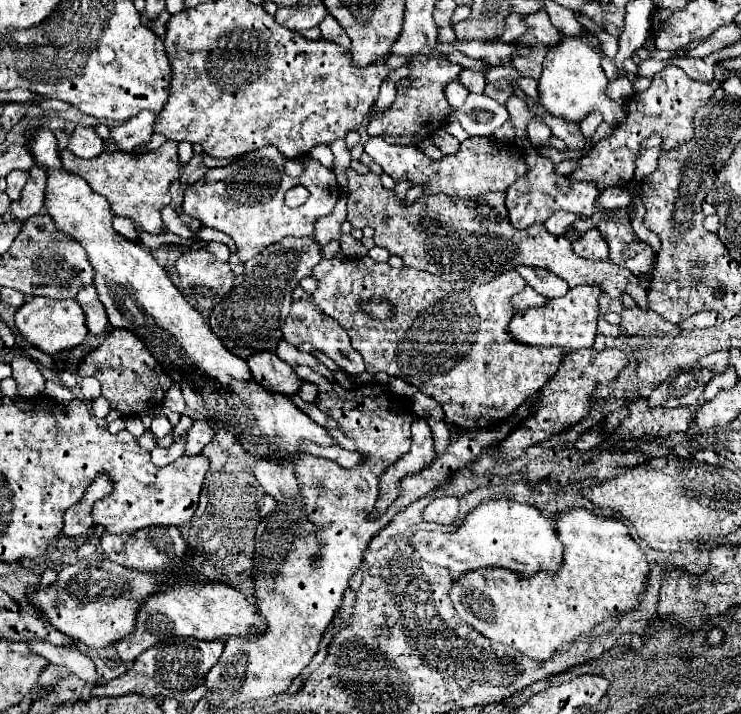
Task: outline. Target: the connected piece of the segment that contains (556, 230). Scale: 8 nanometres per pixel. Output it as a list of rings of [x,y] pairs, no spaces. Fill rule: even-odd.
[[[557,212],[557,214],[553,214],[547,222],[545,222],[545,228],[551,232],[551,234],[555,234],[555,236],[561,236],[561,234],[565,234],[565,230],[571,226],[571,222],[575,222],[577,218],[573,218],[573,214],[569,214],[569,212]]]

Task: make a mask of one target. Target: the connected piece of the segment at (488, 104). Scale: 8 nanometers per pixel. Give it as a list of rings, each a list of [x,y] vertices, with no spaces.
[[[469,94],[461,110],[457,110],[457,118],[471,136],[491,136],[507,122],[509,112],[485,94]]]

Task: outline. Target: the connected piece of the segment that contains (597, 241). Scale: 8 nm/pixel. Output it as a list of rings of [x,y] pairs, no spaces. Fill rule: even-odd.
[[[587,230],[581,238],[572,244],[573,251],[587,260],[607,260],[609,246],[601,240],[597,230]]]

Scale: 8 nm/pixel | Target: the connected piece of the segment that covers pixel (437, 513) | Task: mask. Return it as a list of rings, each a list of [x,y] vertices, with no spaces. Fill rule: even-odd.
[[[437,498],[425,508],[423,518],[427,522],[451,526],[455,522],[457,514],[459,514],[459,500],[457,498]]]

